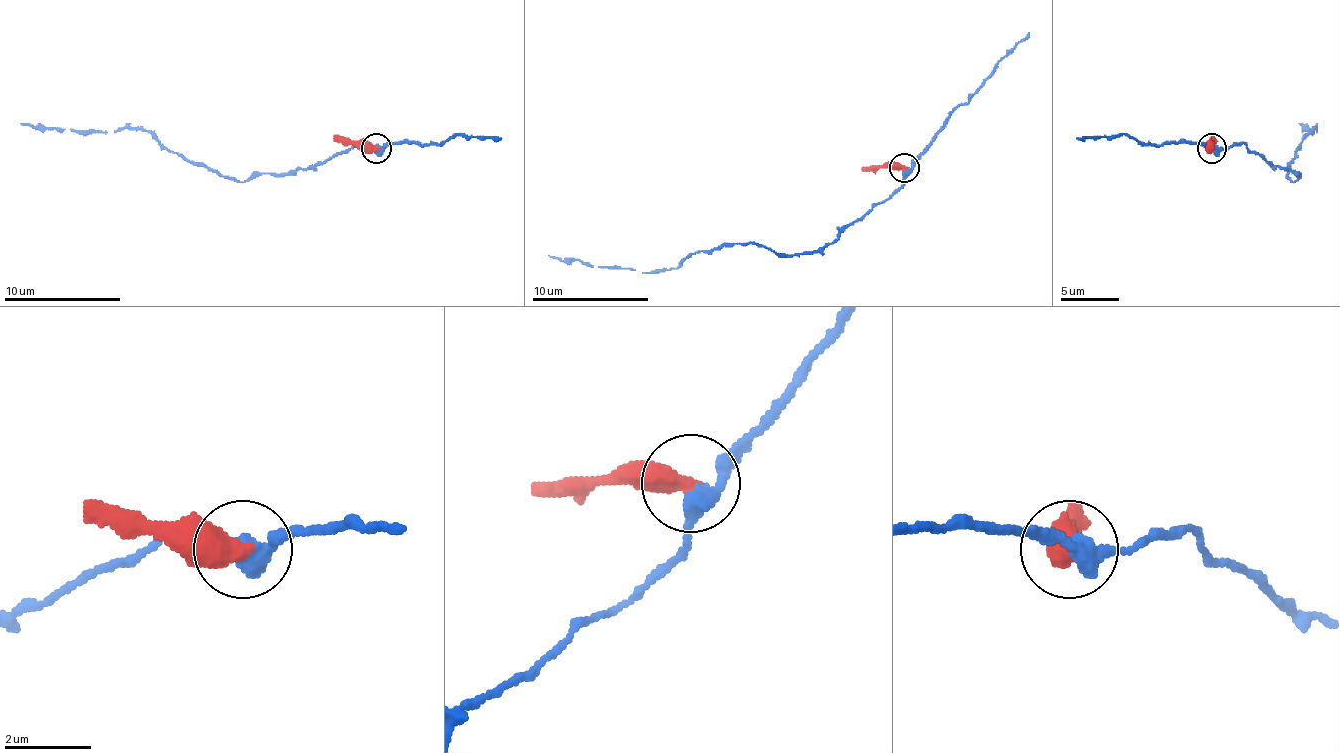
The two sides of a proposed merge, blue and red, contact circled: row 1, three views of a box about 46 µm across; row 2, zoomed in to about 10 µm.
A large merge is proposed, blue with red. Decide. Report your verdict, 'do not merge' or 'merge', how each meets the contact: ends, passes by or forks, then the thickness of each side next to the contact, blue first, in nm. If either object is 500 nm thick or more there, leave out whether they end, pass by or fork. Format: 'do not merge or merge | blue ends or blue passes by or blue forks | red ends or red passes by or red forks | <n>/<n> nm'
do not merge | 360/550 nm

